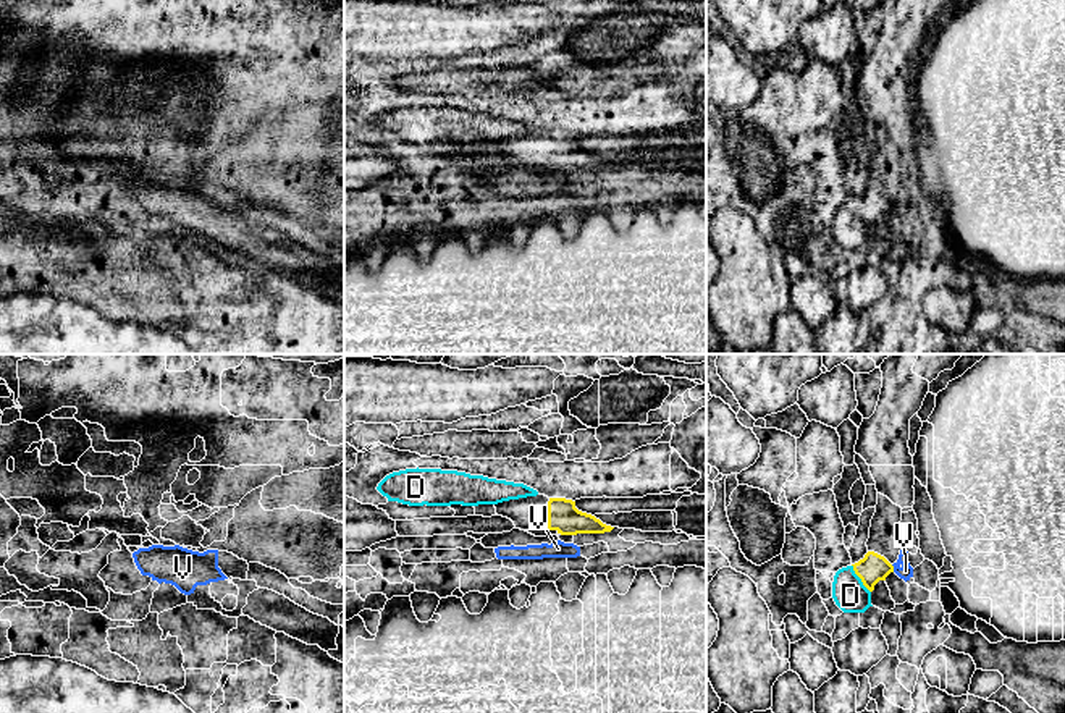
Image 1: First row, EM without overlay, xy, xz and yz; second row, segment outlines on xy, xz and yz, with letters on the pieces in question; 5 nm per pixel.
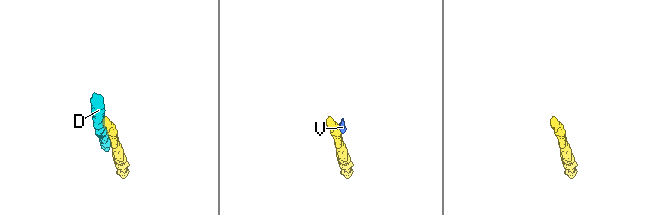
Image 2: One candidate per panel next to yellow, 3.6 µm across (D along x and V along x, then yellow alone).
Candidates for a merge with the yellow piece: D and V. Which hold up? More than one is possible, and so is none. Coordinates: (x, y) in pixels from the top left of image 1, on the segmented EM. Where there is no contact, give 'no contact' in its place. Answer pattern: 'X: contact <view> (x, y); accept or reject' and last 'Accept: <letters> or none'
D: contact yz (860, 577); reject
V: contact yz (892, 568); reject
Accept: none

